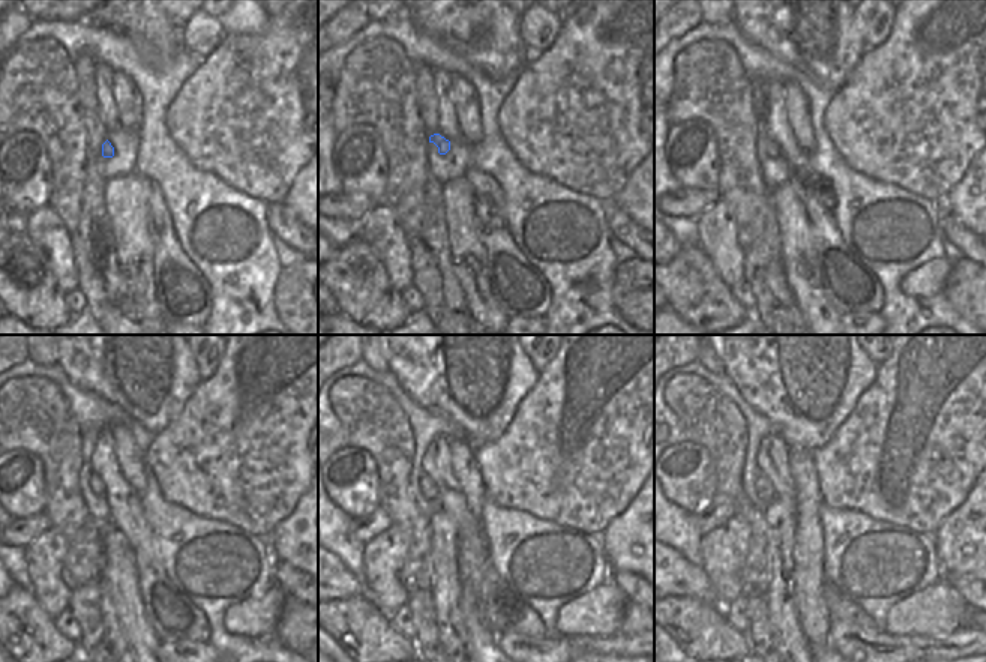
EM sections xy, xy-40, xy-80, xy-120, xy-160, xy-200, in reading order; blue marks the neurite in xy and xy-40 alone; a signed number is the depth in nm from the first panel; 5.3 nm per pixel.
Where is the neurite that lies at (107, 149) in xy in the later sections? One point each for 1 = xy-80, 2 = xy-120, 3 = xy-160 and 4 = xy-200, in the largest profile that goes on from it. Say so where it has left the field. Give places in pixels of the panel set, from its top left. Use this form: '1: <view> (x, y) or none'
1: xy-80 (772, 149)
2: xy-120 (96, 485)
3: xy-160 (428, 488)
4: xy-200 (764, 490)

